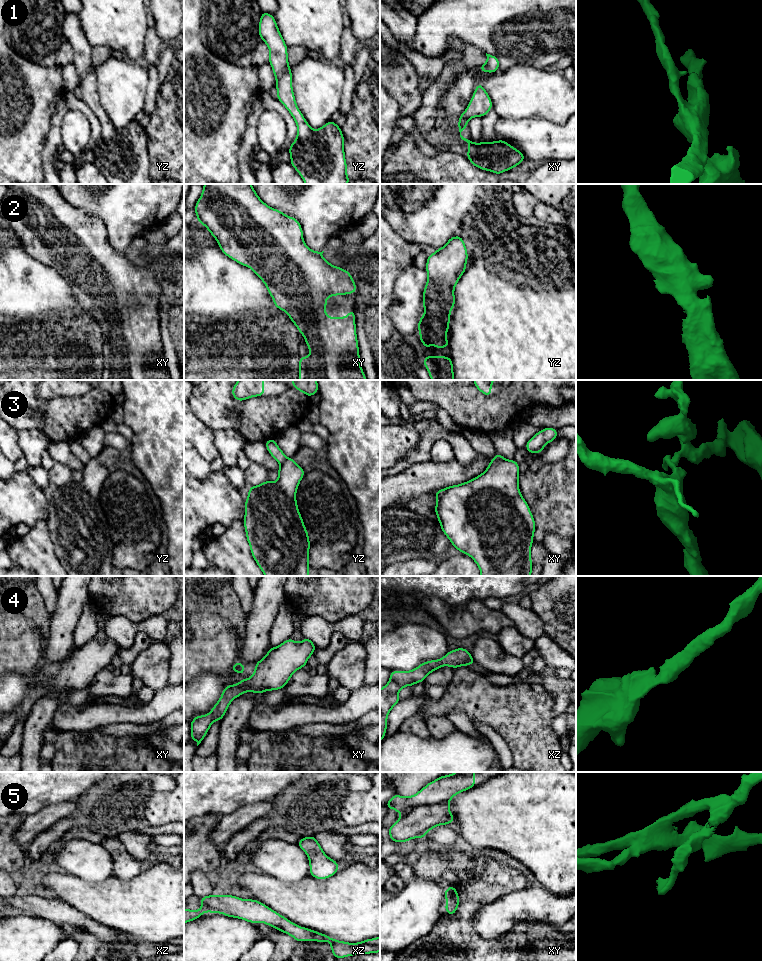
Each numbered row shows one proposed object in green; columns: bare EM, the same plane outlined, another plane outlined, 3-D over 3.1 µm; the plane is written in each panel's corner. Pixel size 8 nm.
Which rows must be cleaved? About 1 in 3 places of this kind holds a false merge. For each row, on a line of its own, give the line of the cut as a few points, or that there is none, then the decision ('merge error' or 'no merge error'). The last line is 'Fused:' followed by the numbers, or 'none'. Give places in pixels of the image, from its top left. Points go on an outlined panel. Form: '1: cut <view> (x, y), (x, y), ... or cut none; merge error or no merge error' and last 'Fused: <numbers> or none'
1: cut none; no merge error
2: cut none; no merge error
3: cut yz (286, 457), (281, 464); merge error
4: cut none; no merge error
5: cut none; no merge error
Fused: 3

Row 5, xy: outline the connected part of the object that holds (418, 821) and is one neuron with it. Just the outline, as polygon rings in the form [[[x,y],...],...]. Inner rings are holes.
[[[457,772],[440,776],[413,796],[395,794],[386,806],[402,816],[389,827],[390,839],[396,843],[424,838],[437,825],[455,822],[449,810],[450,800],[474,786],[475,772]]]

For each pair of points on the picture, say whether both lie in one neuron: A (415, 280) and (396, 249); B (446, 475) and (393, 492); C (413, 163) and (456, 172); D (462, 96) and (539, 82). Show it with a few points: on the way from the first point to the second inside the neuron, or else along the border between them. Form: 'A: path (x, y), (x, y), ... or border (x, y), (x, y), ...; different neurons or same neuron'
A: border (412, 263), (398, 275), (394, 286); different neurons
B: path (433, 477), (420, 478), (406, 485); same neuron
C: path (424, 172), (445, 172); same neuron
D: path (480, 80), (519, 82); same neuron

